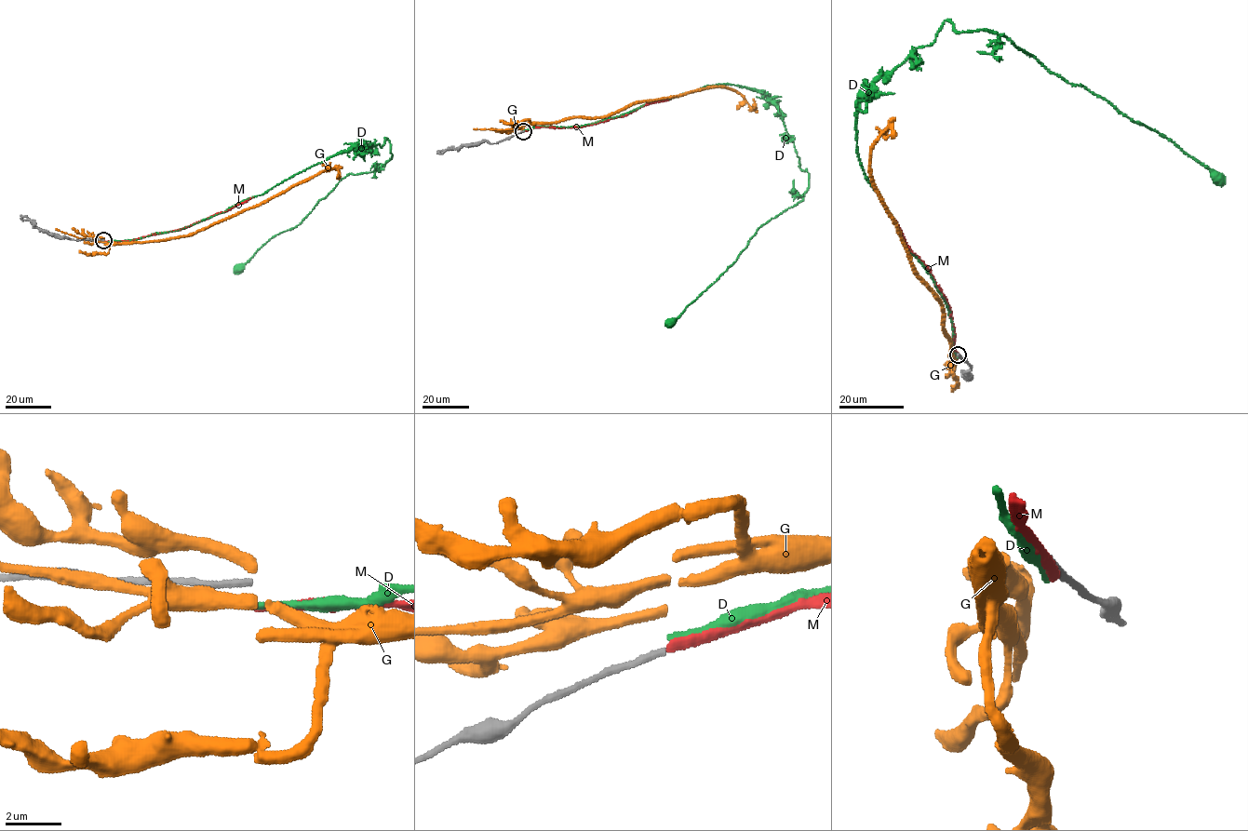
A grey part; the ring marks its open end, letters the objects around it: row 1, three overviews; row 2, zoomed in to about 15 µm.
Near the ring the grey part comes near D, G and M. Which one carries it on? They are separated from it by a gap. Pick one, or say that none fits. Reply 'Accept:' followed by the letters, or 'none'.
Accept: D

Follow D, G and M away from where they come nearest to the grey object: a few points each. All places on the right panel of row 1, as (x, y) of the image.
D: (958, 356), (947, 306), (865, 175), (855, 128), (858, 97), (930, 46), (945, 20), (1002, 34), (1218, 180)
G: (953, 355), (942, 304), (917, 274), (871, 176), (872, 146), (890, 126), (892, 134), (882, 137)
M: (959, 355), (954, 348), (949, 307), (928, 266), (911, 251), (894, 220)

